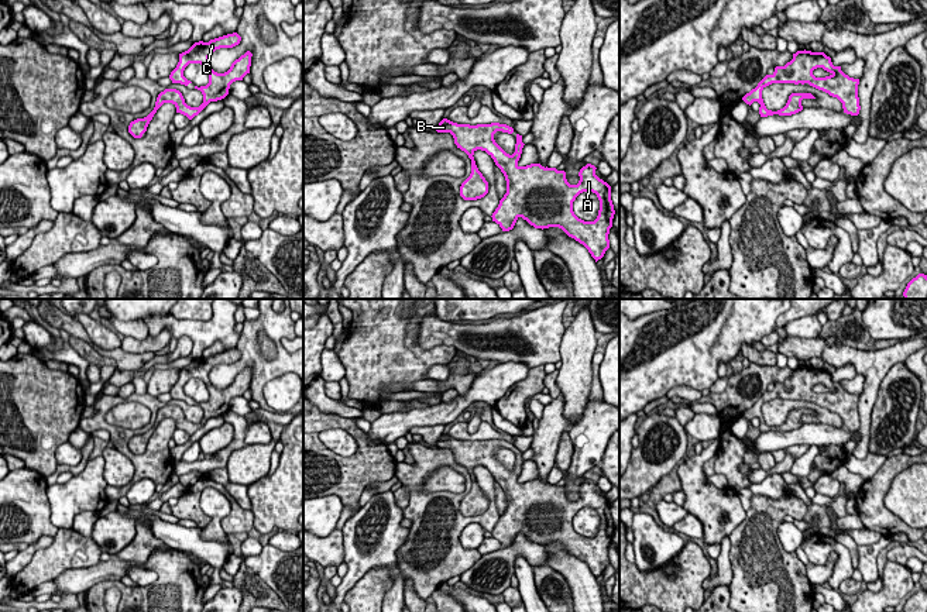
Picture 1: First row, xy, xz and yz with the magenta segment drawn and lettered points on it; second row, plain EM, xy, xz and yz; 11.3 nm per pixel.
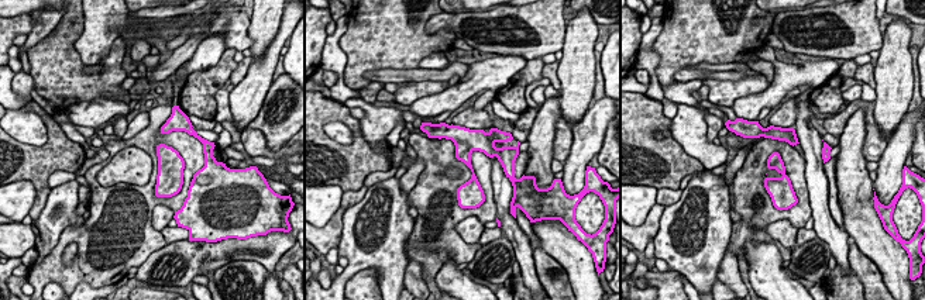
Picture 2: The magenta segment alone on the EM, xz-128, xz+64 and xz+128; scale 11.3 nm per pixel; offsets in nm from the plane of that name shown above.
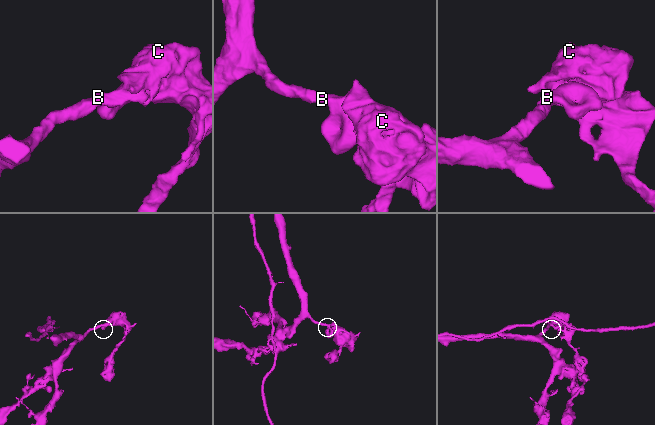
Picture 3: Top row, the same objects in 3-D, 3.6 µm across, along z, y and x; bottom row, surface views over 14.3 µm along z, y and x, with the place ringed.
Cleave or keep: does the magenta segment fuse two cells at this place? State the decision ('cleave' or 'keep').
keep

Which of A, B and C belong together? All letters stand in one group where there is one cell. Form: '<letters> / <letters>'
A B C

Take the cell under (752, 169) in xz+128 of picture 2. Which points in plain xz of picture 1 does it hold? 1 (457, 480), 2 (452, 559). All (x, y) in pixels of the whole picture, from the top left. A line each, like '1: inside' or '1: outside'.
1: outside
2: inside

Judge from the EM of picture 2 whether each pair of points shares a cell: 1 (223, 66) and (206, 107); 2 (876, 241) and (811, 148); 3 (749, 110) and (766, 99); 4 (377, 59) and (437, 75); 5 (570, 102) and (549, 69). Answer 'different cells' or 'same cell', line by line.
1: same cell
2: different cells
3: same cell
4: different cells
5: different cells

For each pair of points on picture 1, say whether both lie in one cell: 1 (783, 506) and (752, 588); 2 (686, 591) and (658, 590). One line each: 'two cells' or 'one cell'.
1: one cell
2: one cell

